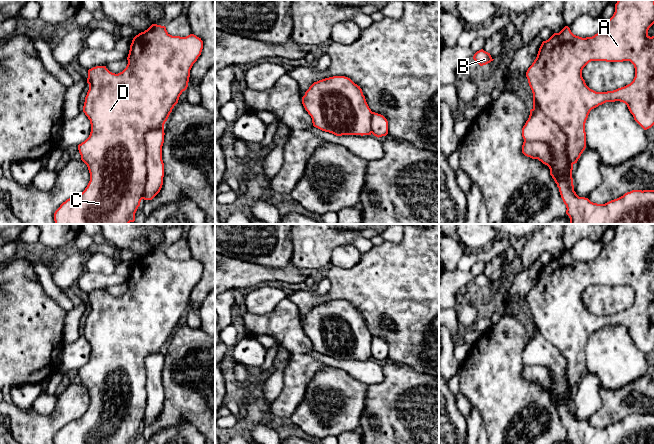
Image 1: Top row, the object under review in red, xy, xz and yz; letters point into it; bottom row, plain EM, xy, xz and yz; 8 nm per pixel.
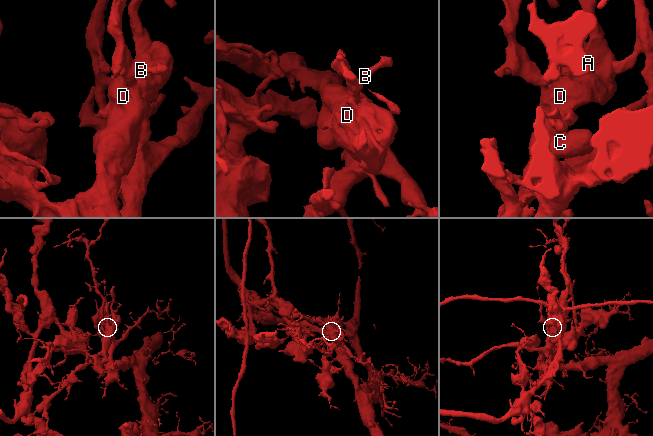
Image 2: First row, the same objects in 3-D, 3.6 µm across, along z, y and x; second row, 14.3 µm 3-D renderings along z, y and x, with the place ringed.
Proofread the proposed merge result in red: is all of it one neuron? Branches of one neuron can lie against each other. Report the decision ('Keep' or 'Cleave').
Cleave

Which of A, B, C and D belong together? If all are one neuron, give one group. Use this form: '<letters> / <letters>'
A C D / B

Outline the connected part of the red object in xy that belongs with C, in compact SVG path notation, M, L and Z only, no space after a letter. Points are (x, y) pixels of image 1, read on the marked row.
M152 24L147 30L139 33L133 38L127 57L128 64L122 72L118 74L112 73L106 68L106 66L96 66L88 70L87 83L89 84L89 90L85 97L83 112L90 120L91 132L89 137L78 145L78 150L81 155L81 160L88 167L90 181L82 193L67 199L55 211L55 224L129 224L130 222L135 221L135 213L140 206L141 200L143 199L147 177L145 135L150 130L164 127L172 109L178 103L180 95L188 87L190 70L193 64L197 61L198 57L201 55L202 49L203 41L196 35L190 34L186 37L172 36L167 32L165 26Z

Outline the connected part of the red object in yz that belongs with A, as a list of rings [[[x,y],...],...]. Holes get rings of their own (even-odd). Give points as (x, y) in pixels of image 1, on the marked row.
[[[618,0],[615,4],[615,12],[613,16],[604,22],[601,29],[597,34],[595,34],[592,37],[586,37],[582,38],[579,36],[574,35],[570,28],[568,26],[565,26],[559,33],[554,33],[548,40],[543,41],[536,59],[532,63],[532,65],[528,68],[526,72],[526,77],[528,79],[529,86],[532,90],[532,93],[536,99],[536,102],[538,106],[540,107],[543,114],[548,117],[550,120],[555,122],[562,133],[565,134],[566,137],[566,146],[565,146],[565,155],[568,159],[568,164],[565,169],[566,172],[572,172],[573,165],[577,163],[578,159],[580,158],[581,154],[586,148],[586,132],[585,132],[585,123],[588,118],[588,115],[590,111],[599,105],[602,105],[606,102],[615,102],[620,101],[627,105],[630,113],[633,115],[634,120],[644,129],[647,130],[651,128],[654,125],[654,36],[650,37],[648,35],[649,28],[654,24],[654,0]],[[591,61],[606,61],[606,62],[623,62],[623,61],[630,61],[635,68],[635,77],[633,81],[621,88],[618,88],[613,91],[607,91],[607,92],[596,92],[592,89],[590,89],[586,83],[585,80],[582,77],[582,70],[583,68]]]

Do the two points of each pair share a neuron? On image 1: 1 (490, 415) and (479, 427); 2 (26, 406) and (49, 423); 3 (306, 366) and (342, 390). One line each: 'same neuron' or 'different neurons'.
1: different neurons
2: different neurons
3: different neurons

